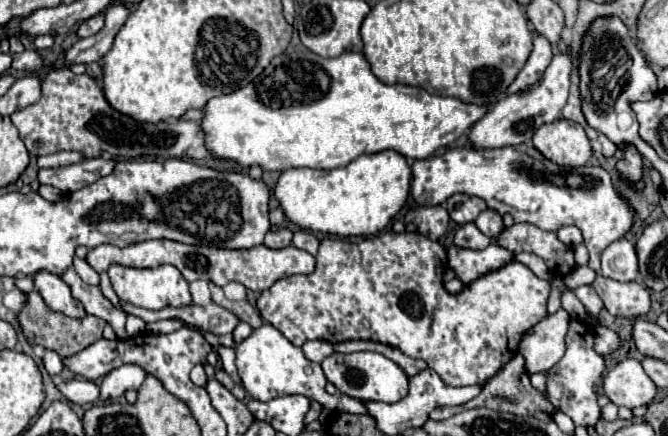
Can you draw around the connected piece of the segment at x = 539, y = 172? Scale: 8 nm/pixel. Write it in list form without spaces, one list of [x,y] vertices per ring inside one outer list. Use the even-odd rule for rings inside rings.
[[[472,145],[448,149],[444,155],[412,163],[414,179],[424,181],[418,205],[432,207],[444,203],[456,193],[476,195],[500,215],[510,213],[514,221],[528,221],[540,229],[556,231],[564,225],[576,225],[584,235],[590,261],[588,267],[600,269],[600,253],[632,227],[632,209],[626,199],[618,197],[610,175],[602,167],[562,167],[548,161],[534,147],[500,147],[474,149]],[[418,169],[418,177],[416,177]]]

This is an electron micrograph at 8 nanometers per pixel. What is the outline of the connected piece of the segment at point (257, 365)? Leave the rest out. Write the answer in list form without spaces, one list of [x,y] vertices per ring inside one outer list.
[[[270,323],[260,325],[236,347],[236,367],[246,393],[258,401],[270,401],[278,395],[306,395],[318,401],[326,409],[344,409],[346,413],[366,413],[360,400],[344,395],[328,395],[324,391],[326,377],[318,363],[304,357],[302,349],[292,345],[276,327]]]

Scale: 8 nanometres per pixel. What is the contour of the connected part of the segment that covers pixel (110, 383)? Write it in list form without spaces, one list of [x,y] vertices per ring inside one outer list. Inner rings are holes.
[[[122,365],[102,377],[100,399],[112,401],[118,399],[126,389],[138,391],[140,385],[144,383],[144,377],[148,377],[148,373],[144,373],[144,369],[140,369],[138,365]]]

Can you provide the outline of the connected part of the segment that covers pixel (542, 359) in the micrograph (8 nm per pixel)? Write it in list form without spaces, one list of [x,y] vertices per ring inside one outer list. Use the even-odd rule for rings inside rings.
[[[558,309],[554,315],[544,317],[536,323],[520,341],[520,353],[526,359],[526,371],[548,371],[564,355],[564,337],[568,331],[570,315]]]

